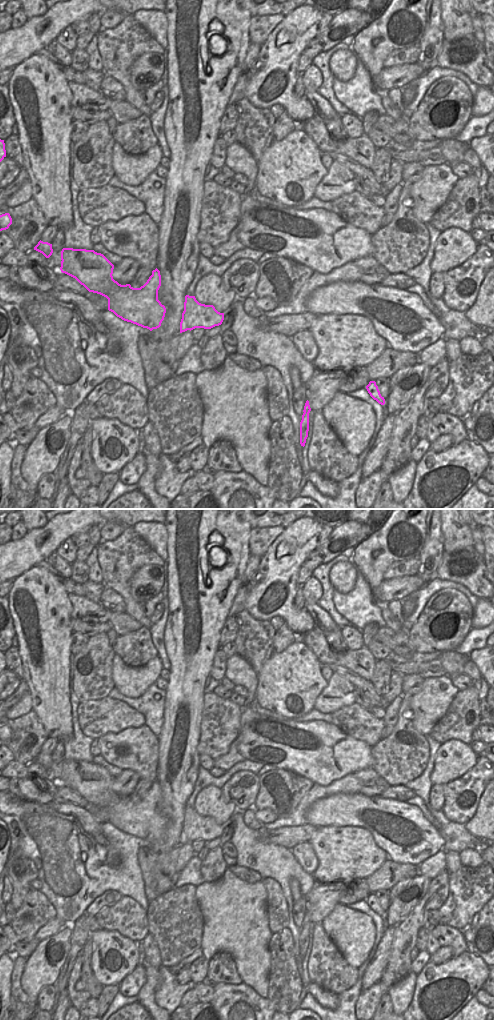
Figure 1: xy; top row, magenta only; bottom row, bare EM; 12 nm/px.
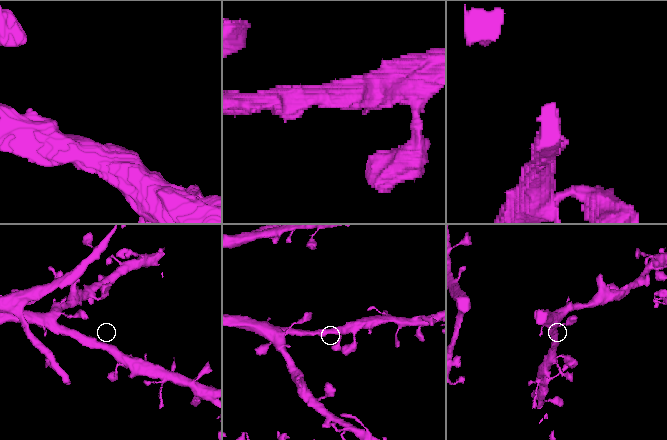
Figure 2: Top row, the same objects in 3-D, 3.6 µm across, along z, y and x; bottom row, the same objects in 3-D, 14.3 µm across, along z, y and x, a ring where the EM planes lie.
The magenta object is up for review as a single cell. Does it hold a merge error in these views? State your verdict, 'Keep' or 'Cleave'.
Keep

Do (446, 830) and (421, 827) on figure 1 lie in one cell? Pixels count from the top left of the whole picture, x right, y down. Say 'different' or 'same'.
different

